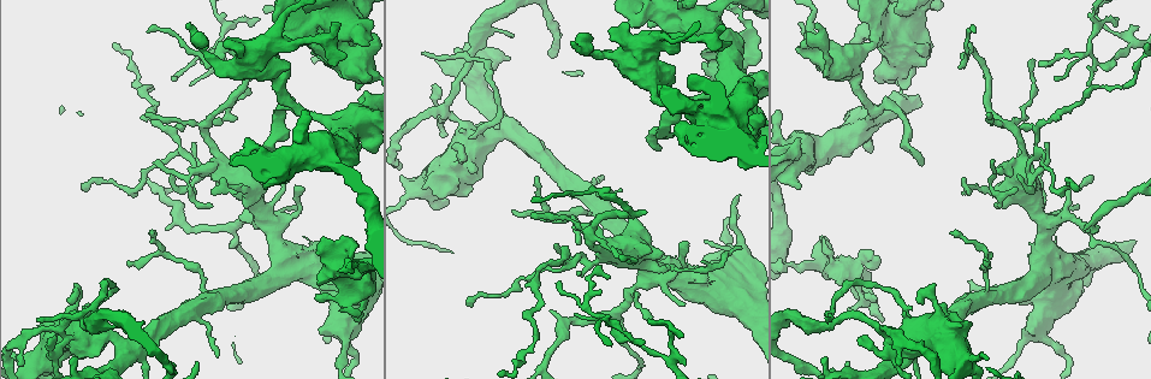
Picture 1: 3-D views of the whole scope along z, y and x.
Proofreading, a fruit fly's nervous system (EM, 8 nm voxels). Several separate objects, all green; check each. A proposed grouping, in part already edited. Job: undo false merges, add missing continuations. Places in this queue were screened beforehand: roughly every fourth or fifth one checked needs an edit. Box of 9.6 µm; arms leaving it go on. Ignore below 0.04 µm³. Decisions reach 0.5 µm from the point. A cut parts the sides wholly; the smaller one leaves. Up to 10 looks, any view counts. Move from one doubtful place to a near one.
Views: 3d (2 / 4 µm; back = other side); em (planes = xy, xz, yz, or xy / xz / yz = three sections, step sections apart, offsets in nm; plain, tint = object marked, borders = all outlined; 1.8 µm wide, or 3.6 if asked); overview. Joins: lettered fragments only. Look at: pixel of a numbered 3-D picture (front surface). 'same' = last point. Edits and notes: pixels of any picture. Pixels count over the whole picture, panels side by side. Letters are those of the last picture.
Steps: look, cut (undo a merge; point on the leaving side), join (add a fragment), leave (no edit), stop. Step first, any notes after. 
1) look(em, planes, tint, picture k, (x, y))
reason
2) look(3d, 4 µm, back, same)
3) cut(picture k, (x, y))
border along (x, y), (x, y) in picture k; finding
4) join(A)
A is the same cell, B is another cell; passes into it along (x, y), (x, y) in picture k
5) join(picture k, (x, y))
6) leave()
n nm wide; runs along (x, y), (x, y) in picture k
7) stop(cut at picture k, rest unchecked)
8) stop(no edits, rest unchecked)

look(em, planes, borders, picture 1, (263, 188))
branch stops here

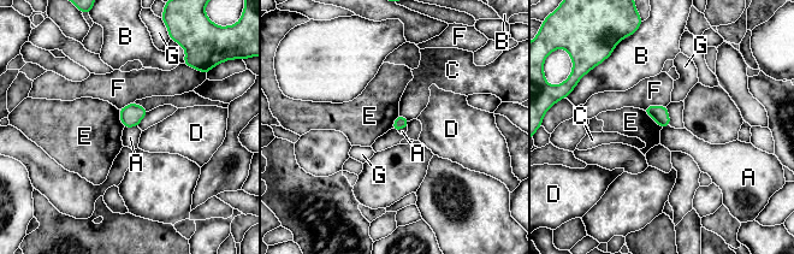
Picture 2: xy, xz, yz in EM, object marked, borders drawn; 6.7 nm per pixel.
leave()
A, B, C, D, E, F and G are other cells; border along (641, 110), (662, 128) in picture 2; no lettered fragment goes on from it

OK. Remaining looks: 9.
look(3d, 4 µm, picture 1, (821, 239))
free end

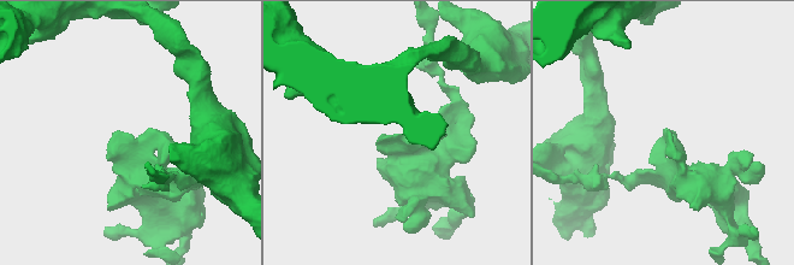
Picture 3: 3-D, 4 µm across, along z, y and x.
look(em, planes, borders, picture 3, (666, 132))
now the EM

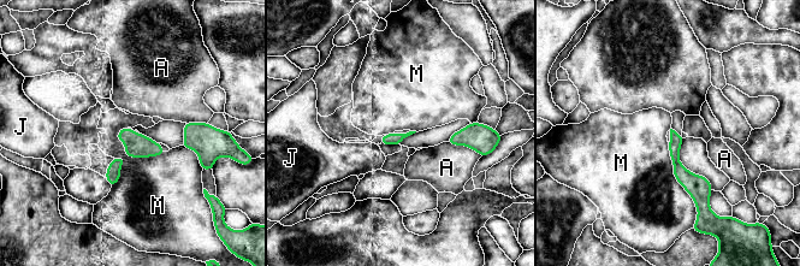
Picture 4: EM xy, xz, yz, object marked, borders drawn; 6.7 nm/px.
leave()
A, J and M are other cells; no lettered fragment goes on from it

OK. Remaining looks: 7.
look(em, 3.6 µm, planes, borders, picture 1, (889, 56))
sharp bend

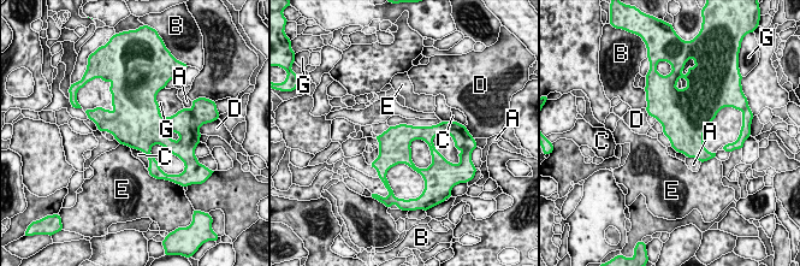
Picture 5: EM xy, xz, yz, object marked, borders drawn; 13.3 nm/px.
leave()
C touches over 380 nm; A, B, C, D, E and G are other cells; border along (131, 147), (147, 157), (148, 169) in picture 5; one neuron here

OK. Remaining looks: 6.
look(3d, 4 µm, picture 1, (576, 43))
an open end

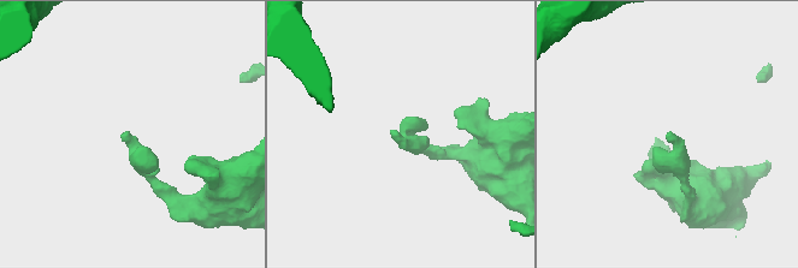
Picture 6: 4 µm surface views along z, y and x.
look(em, yz, step 16, borders, picture 6, (394, 136))

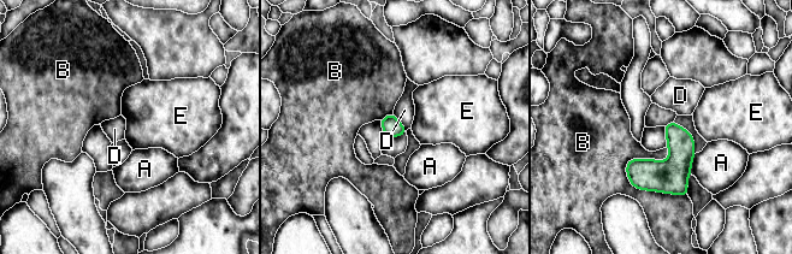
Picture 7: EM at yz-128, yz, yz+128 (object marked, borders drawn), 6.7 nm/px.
look(em, planes, borders, same)
cut it another way

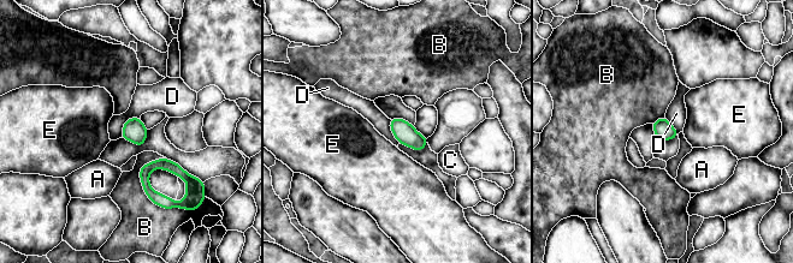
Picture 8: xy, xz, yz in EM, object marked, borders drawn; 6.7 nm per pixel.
leave()
A, B, C, D and E are other cells; border along (140, 117), (124, 123), (120, 137) in picture 8; no lettered fragment goes on from it

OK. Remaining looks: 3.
stop(no edits, rest unchecked)

